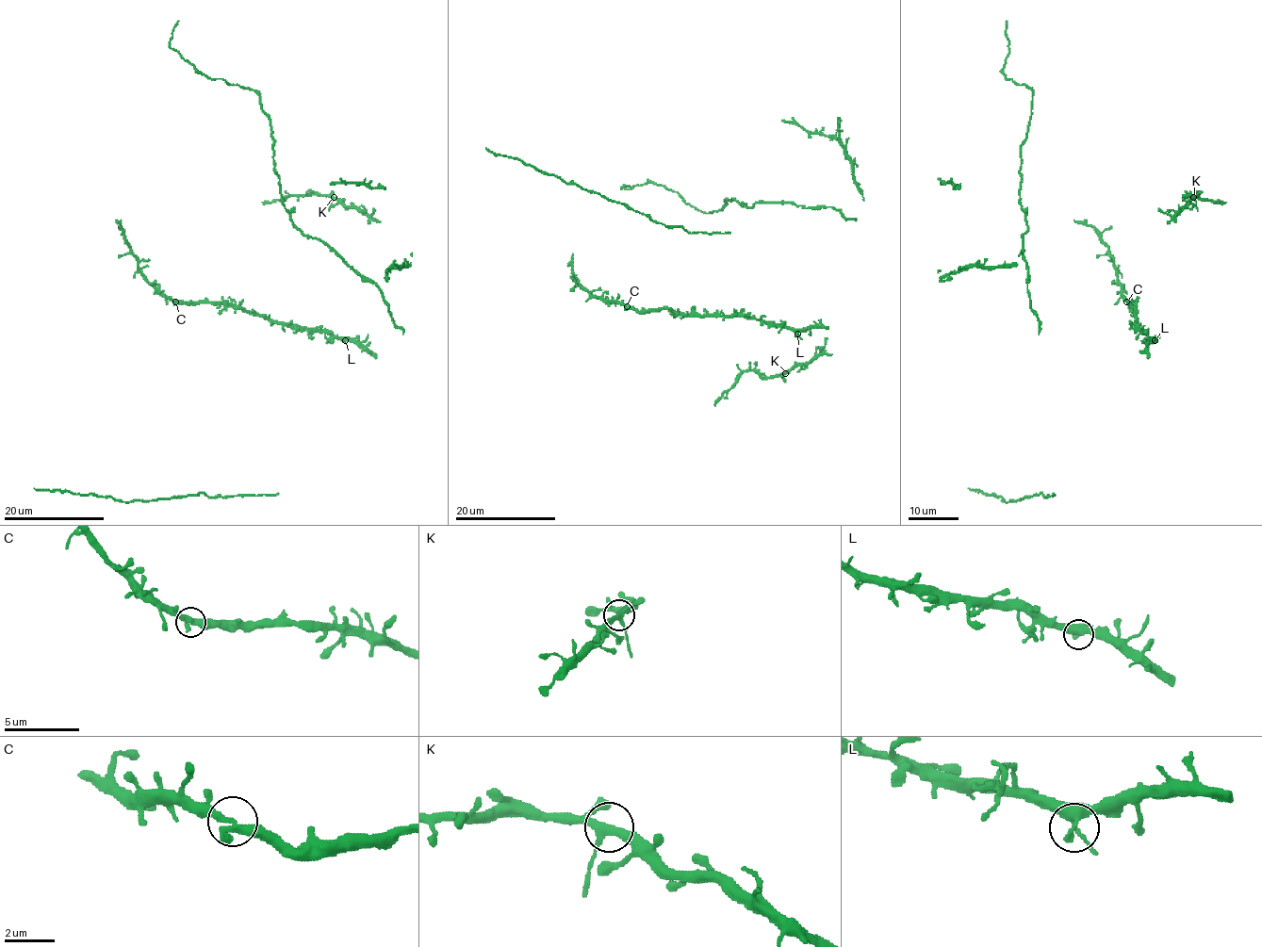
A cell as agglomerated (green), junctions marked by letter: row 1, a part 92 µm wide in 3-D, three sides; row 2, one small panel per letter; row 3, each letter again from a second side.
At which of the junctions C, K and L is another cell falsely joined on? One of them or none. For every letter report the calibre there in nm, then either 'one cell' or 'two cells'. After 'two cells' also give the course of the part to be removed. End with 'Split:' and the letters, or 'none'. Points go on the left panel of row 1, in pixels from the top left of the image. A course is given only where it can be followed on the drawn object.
C: 300 nm thick; one cell
K: 280 nm thick; one cell
L: 320 nm thick; one cell
Split: none

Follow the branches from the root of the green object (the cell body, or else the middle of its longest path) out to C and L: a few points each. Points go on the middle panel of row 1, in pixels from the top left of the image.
C: (821, 318), (820, 325), (789, 329), (743, 317), (694, 317), (667, 309), (635, 311), (627, 306)
L: (821, 318), (820, 325), (810, 325), (797, 334)

